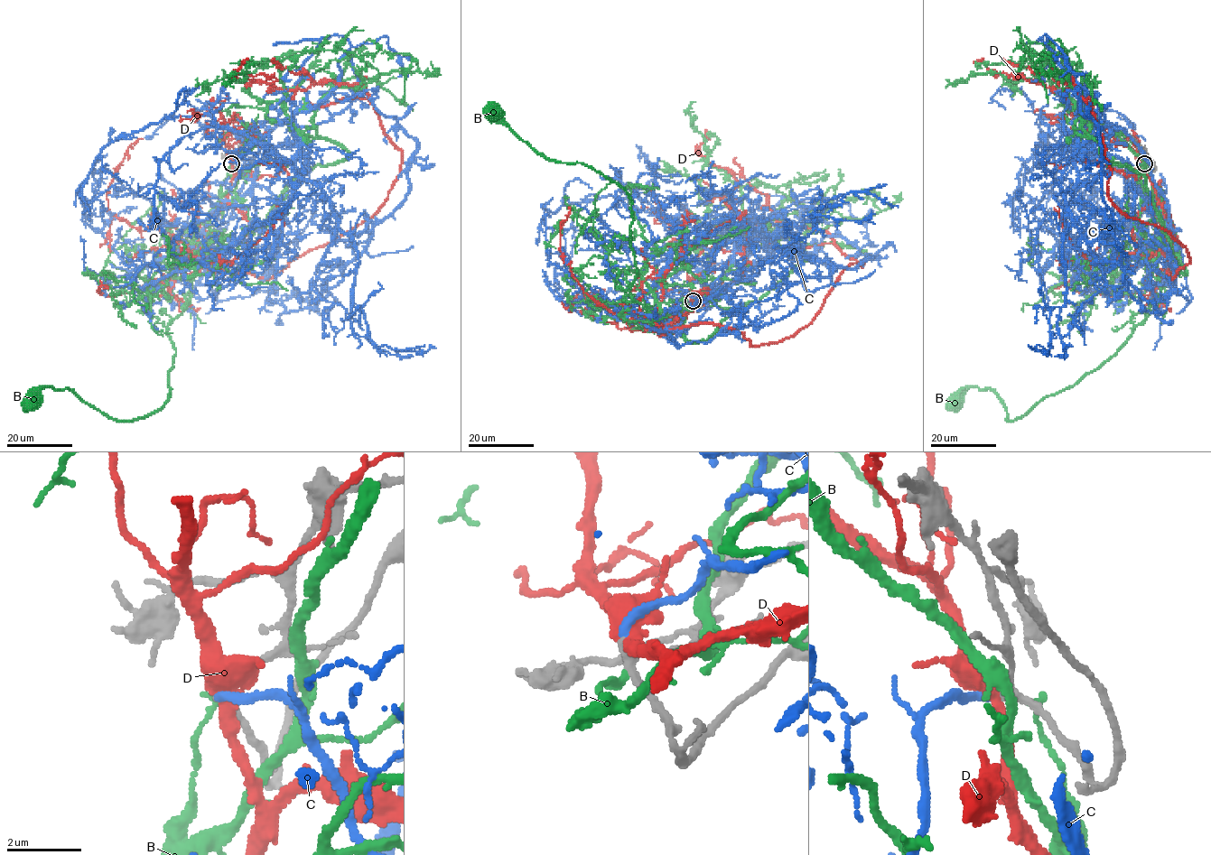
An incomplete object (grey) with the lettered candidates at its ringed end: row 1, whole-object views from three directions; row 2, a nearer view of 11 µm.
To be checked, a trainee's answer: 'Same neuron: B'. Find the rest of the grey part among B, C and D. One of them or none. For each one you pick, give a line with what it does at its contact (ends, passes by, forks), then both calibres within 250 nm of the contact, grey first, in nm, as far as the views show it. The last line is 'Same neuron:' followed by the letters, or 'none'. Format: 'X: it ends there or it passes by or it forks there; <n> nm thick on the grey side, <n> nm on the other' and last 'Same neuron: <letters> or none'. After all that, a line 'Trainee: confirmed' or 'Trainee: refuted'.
C: it ends there; 220 nm thick on the grey side, 240 nm on the other
Same neuron: C
Trainee: refuted

